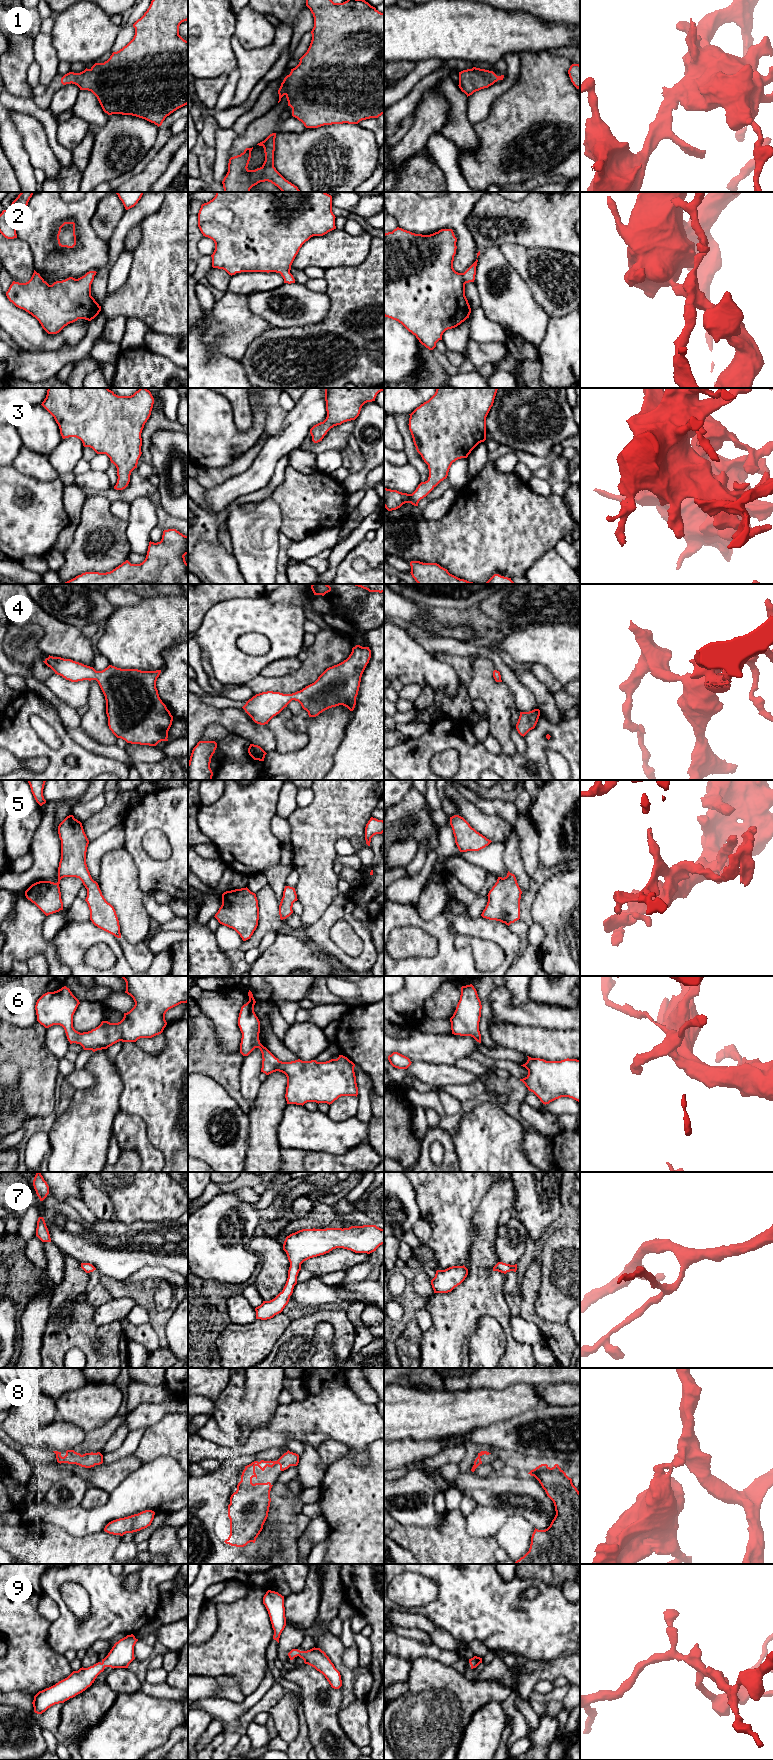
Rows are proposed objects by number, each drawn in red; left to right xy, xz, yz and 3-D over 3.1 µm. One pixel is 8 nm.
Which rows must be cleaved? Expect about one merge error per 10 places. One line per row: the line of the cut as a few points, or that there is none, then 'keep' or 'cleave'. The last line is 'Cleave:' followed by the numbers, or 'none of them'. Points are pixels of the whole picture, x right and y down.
1: no cut; keep
2: no cut; keep
3: no cut; keep
4: no cut; keep
5: no cut; keep
6: no cut; keep
7: no cut; keep
8: no cut; keep
9: no cut; keep
Cleave: none of them

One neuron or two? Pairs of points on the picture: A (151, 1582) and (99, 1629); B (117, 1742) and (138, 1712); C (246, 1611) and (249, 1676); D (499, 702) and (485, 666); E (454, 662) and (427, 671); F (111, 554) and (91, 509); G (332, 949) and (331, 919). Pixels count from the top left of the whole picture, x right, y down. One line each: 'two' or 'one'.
A: one
B: one
C: one
D: one
E: two
F: one
G: one

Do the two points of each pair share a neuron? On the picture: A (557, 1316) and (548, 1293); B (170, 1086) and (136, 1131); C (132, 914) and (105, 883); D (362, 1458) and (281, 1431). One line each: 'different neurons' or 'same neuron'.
A: same neuron
B: different neurons
C: same neuron
D: same neuron

